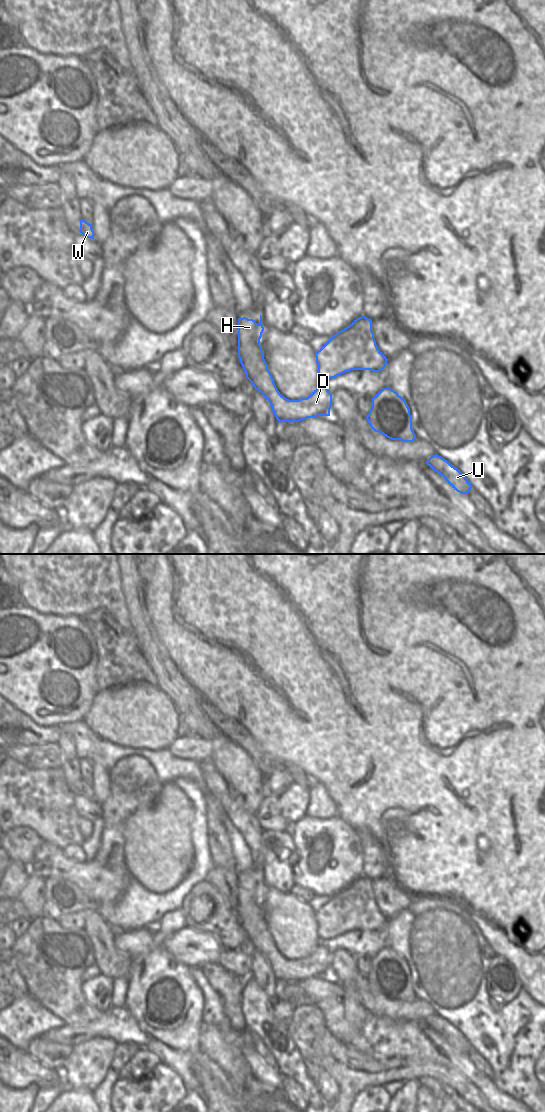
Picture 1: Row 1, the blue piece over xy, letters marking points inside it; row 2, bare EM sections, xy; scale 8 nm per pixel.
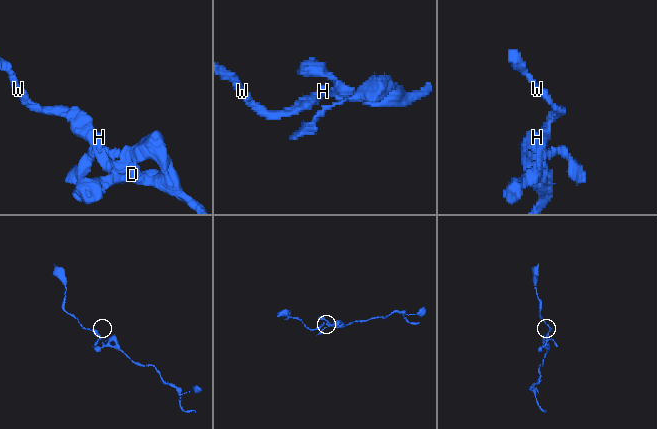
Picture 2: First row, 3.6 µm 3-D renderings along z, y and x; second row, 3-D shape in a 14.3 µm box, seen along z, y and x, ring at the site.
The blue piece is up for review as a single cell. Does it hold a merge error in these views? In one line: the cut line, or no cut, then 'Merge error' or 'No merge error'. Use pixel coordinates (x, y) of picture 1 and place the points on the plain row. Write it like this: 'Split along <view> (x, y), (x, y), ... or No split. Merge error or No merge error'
No split. No merge error

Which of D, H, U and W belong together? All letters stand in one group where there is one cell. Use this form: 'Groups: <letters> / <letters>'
Groups: D H U W

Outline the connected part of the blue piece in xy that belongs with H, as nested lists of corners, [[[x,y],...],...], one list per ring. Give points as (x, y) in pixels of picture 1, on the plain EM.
[[[262,876],[260,883],[246,877],[238,878],[238,917],[246,933],[246,938],[252,943],[255,950],[261,952],[270,963],[276,979],[281,982],[299,982],[307,978],[317,976],[330,976],[332,967],[332,954],[328,951],[324,943],[345,932],[351,930],[371,930],[381,932],[388,919],[378,909],[372,891],[372,880],[361,876],[354,880],[349,886],[334,894],[316,913],[316,923],[318,925],[318,937],[320,943],[318,947],[307,957],[299,960],[289,960],[285,958],[277,949],[274,939],[268,929],[264,919],[264,913],[260,905],[260,899],[264,887]]]

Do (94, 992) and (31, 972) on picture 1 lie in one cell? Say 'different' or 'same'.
different

